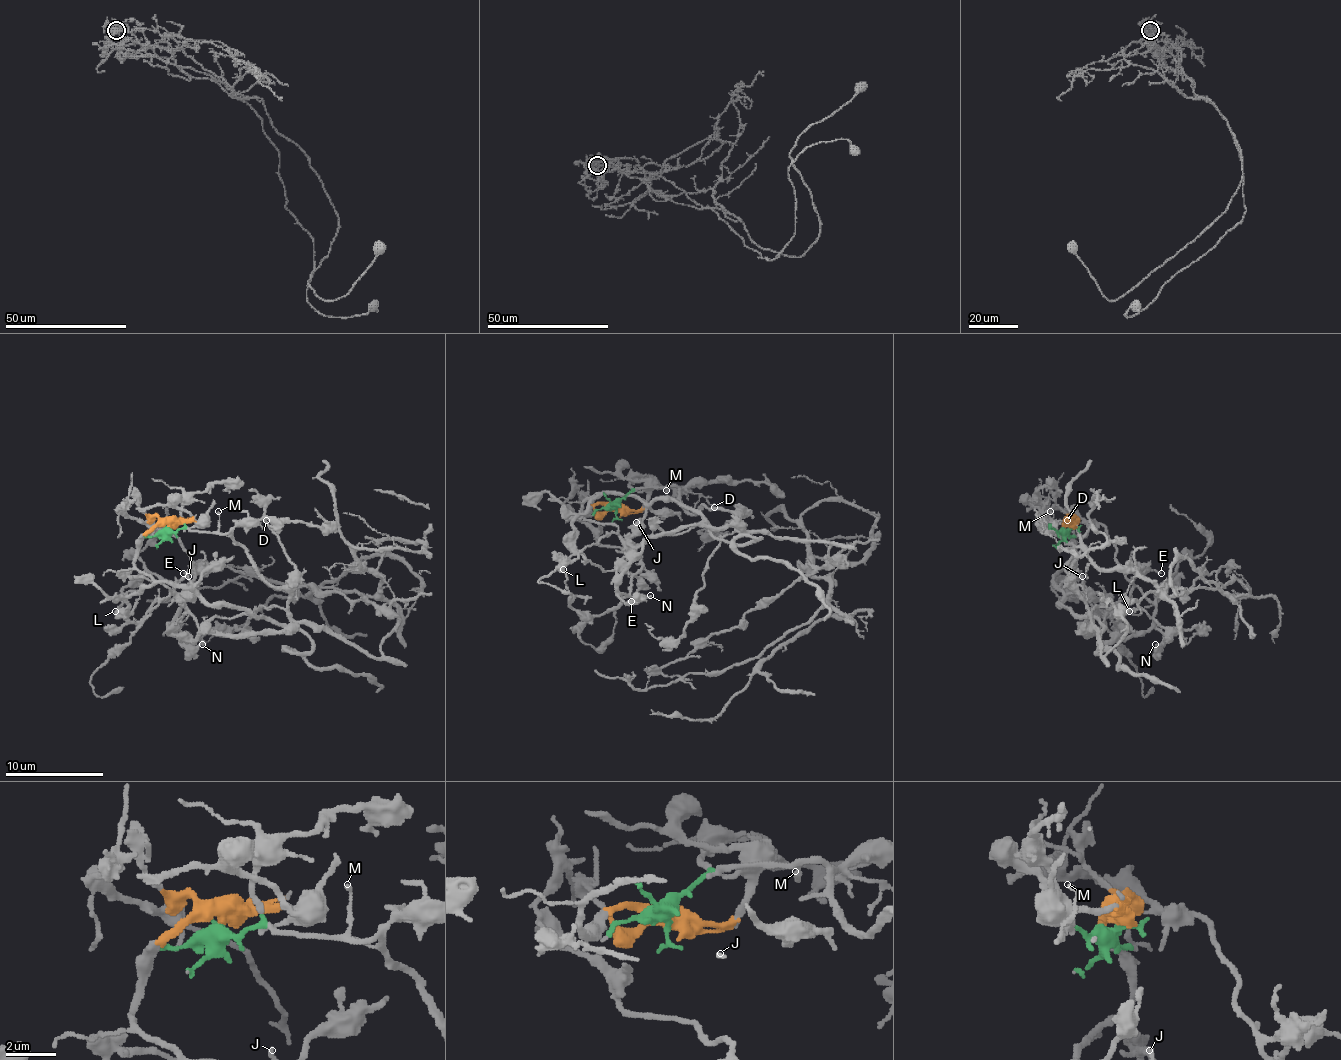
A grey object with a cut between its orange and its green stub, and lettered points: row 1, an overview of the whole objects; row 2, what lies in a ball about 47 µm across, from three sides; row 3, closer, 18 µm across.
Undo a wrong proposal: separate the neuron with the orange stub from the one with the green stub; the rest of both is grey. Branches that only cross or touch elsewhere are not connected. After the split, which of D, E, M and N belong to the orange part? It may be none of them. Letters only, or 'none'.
E

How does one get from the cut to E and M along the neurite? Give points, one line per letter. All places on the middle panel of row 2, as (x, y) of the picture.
E: (616, 509), (587, 514), (587, 499), (601, 494), (572, 523), (574, 548), (631, 572), (631, 602)
M: (616, 509), (633, 489), (663, 487), (665, 489)

